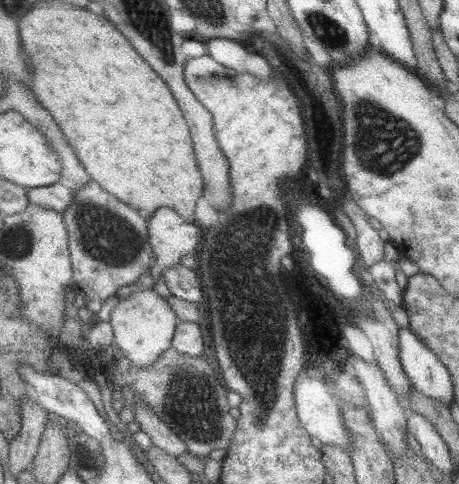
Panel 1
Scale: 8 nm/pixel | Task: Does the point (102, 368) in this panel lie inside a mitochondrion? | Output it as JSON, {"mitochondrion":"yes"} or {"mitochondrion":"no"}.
{"mitochondrion":"no"}

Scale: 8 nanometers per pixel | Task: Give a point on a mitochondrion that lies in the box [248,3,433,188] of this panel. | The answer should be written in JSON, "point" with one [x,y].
{"point":[383,145]}

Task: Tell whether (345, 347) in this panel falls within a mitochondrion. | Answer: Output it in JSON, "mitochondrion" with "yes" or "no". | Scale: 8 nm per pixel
{"mitochondrion":"no"}

